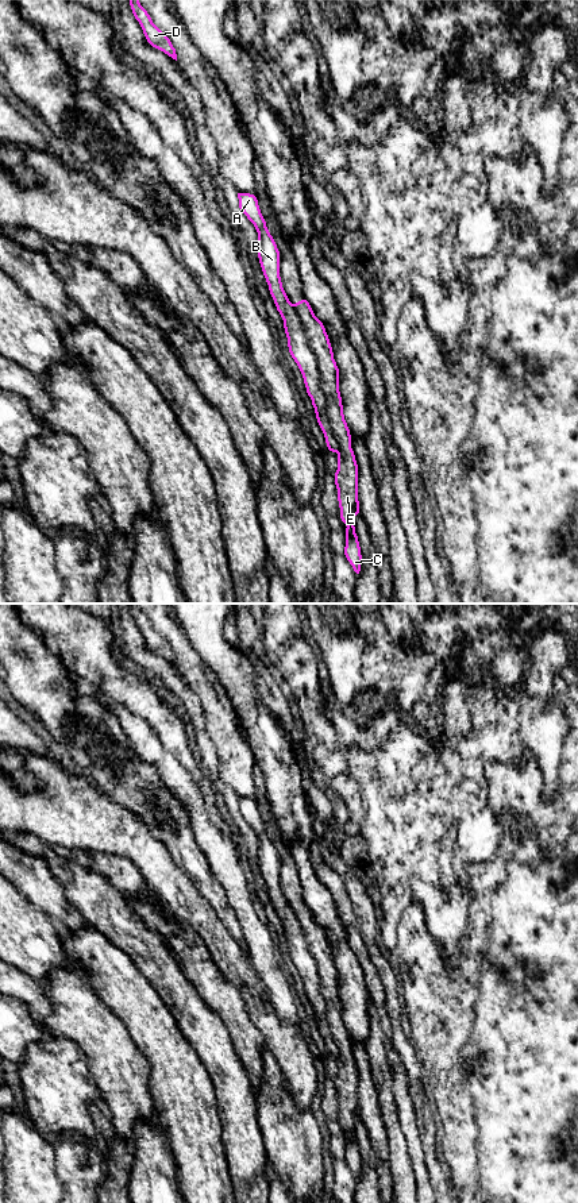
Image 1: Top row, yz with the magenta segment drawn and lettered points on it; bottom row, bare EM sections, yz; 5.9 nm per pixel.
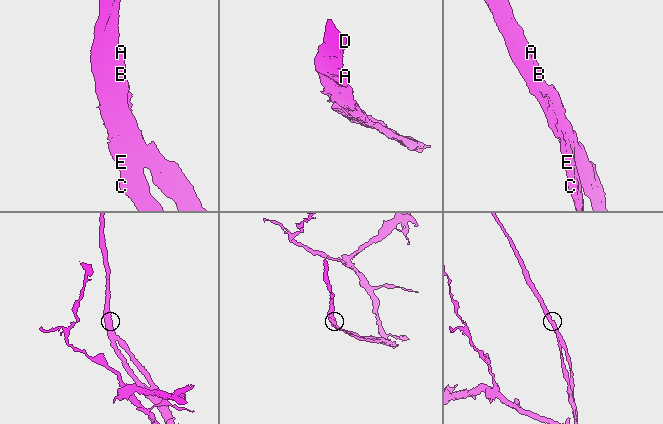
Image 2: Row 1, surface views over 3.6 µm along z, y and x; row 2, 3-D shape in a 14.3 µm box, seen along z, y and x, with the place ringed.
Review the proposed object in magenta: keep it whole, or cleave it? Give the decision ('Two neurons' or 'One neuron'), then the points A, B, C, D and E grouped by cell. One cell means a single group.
Two neurons. Groups: A B D / C E

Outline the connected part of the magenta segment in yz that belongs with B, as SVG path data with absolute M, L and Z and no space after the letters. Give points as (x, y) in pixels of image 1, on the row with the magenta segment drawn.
M238 193L239 208L254 224L258 232L258 258L269 285L270 294L274 300L277 311L284 320L284 328L288 338L288 347L292 358L297 363L307 393L312 400L317 423L324 433L325 443L330 451L339 451L339 444L334 436L330 420L327 417L327 398L321 389L320 370L317 366L317 358L313 348L309 344L309 339L305 333L304 325L300 320L298 312L292 304L282 288L280 277L280 251L270 235L266 221L261 213L258 200L250 193Z

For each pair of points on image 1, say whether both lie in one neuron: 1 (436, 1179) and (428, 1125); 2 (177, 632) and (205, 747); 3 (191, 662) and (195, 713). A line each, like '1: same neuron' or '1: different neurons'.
1: same neuron
2: different neurons
3: different neurons

